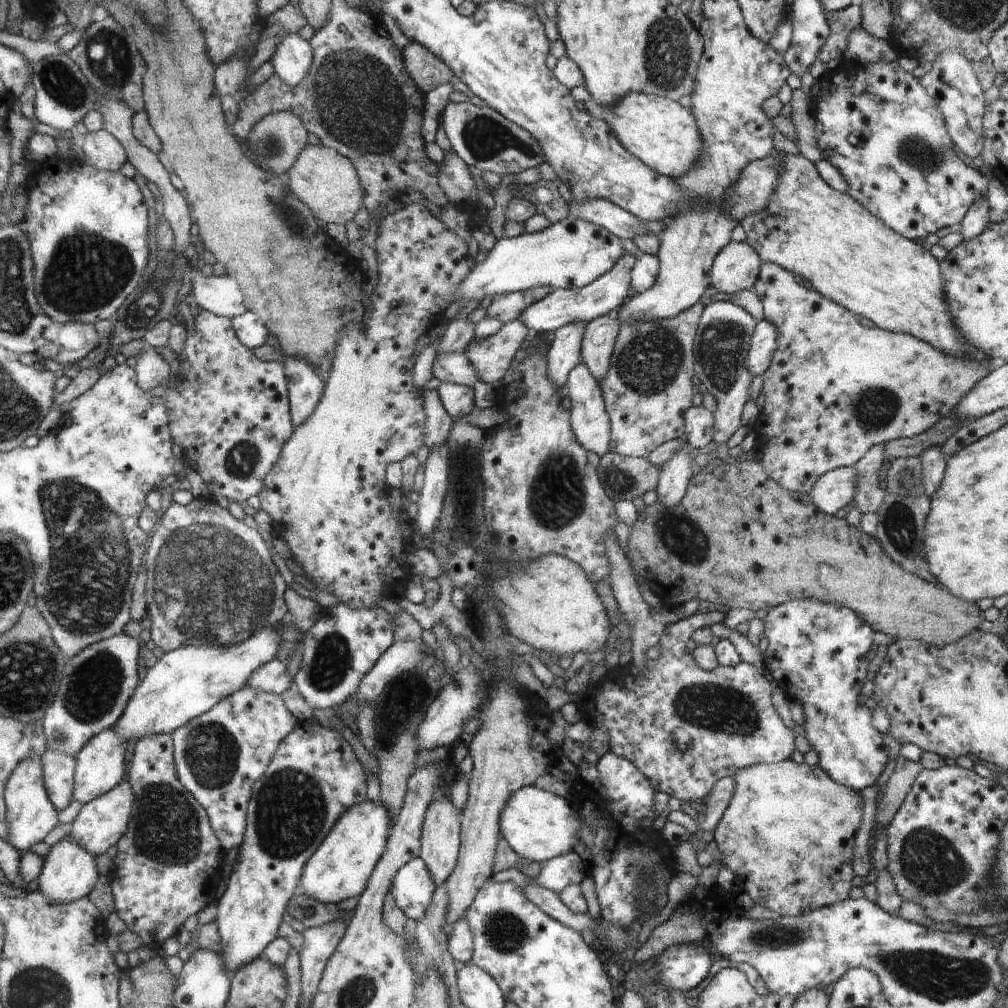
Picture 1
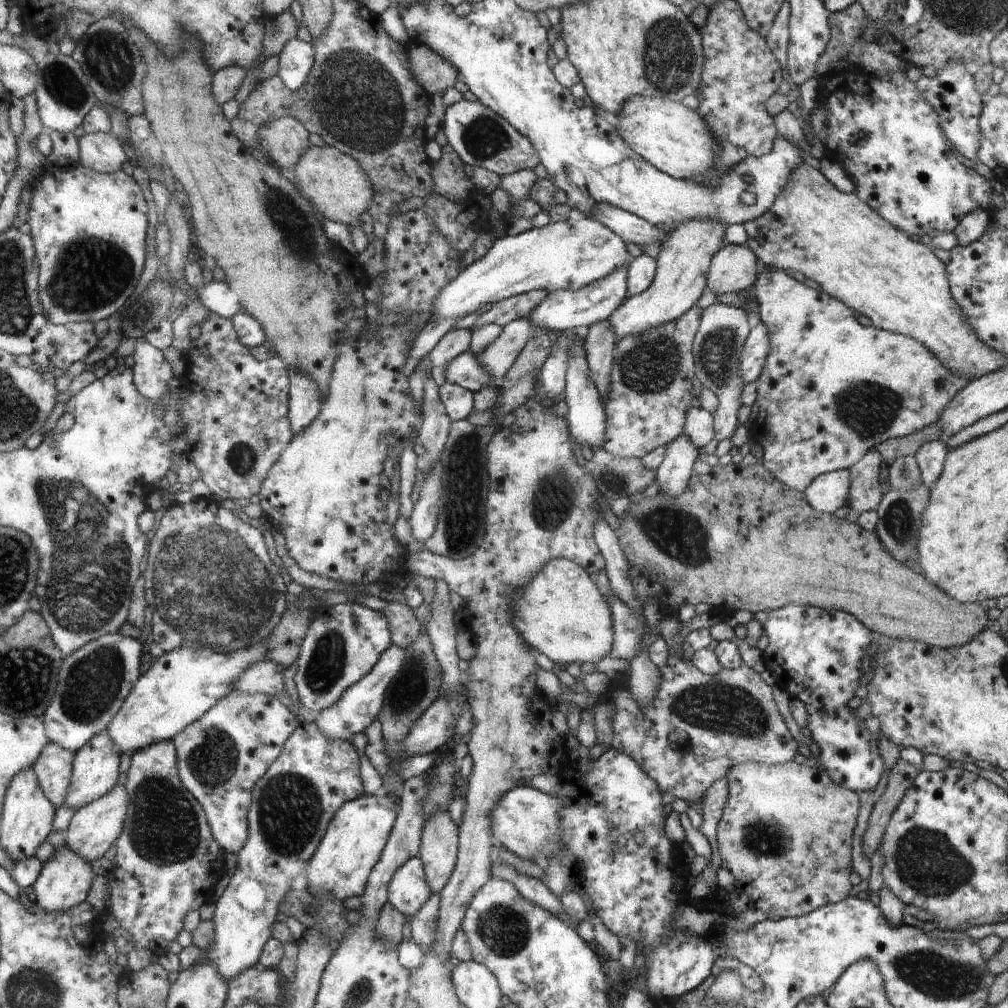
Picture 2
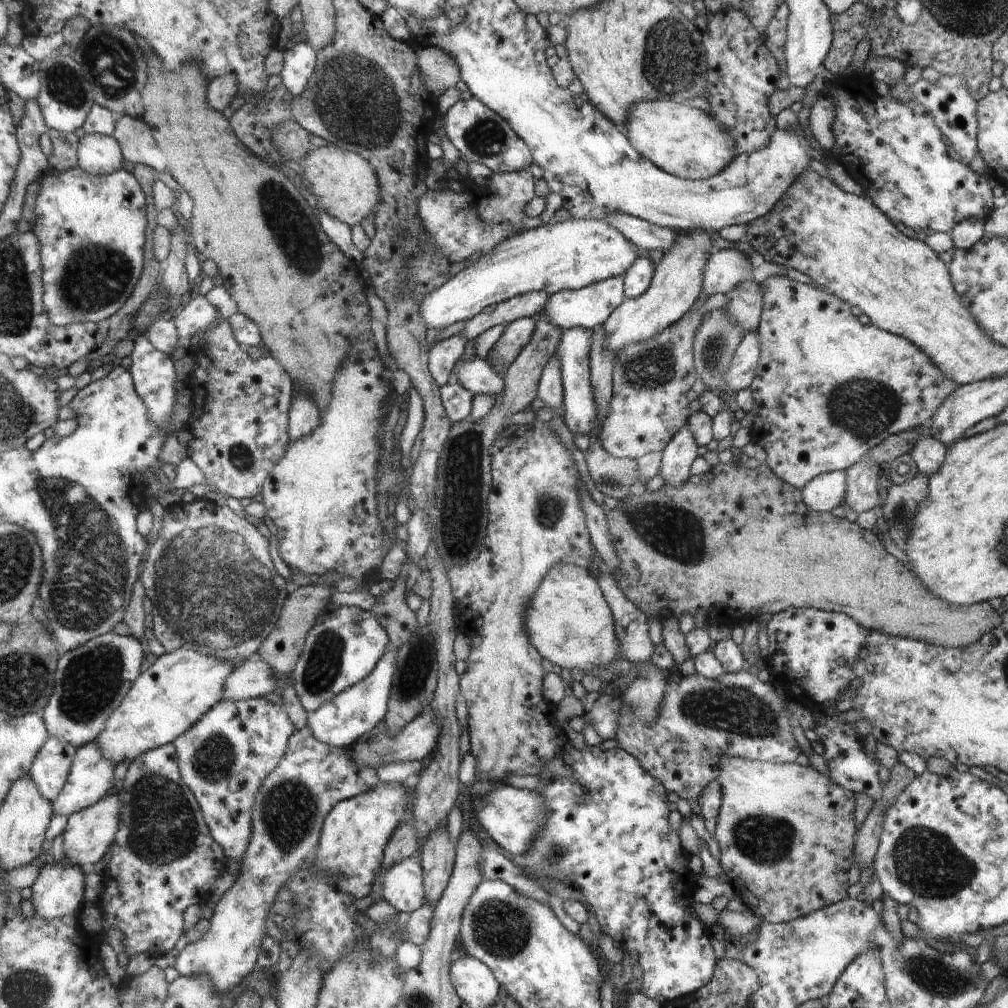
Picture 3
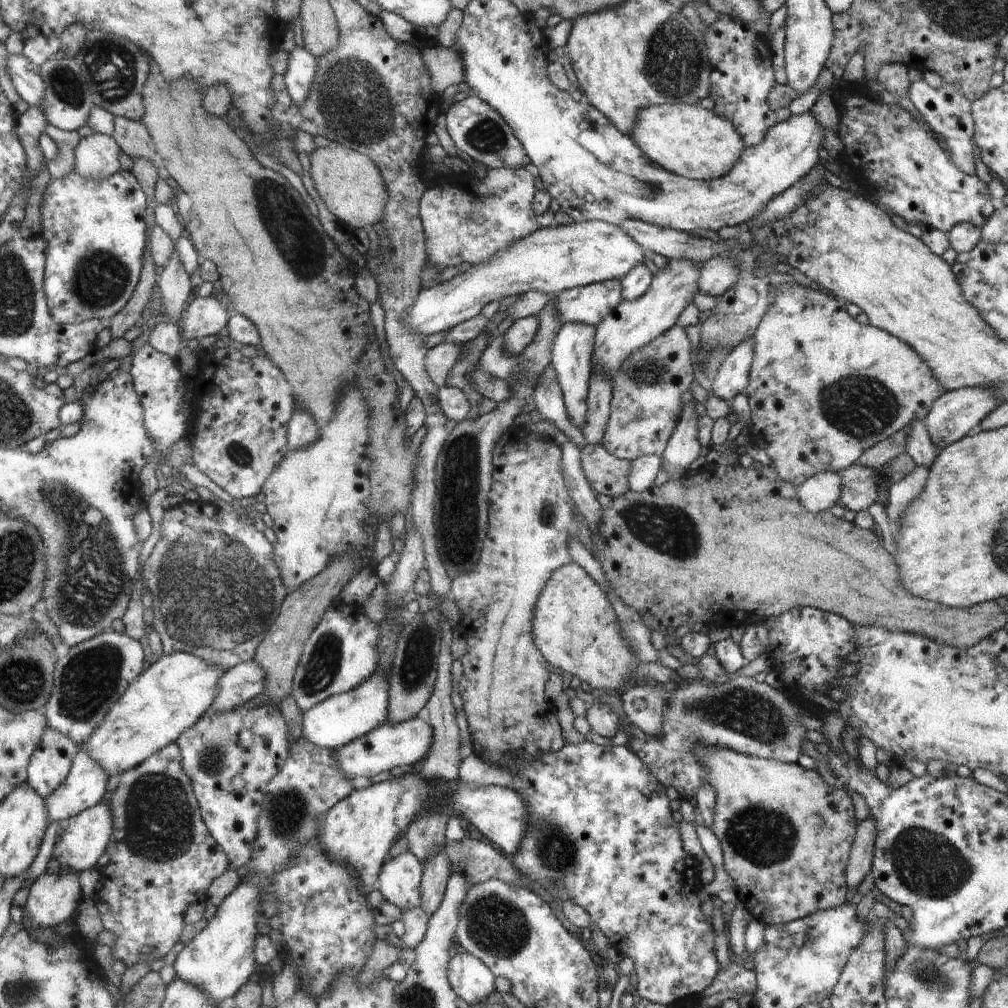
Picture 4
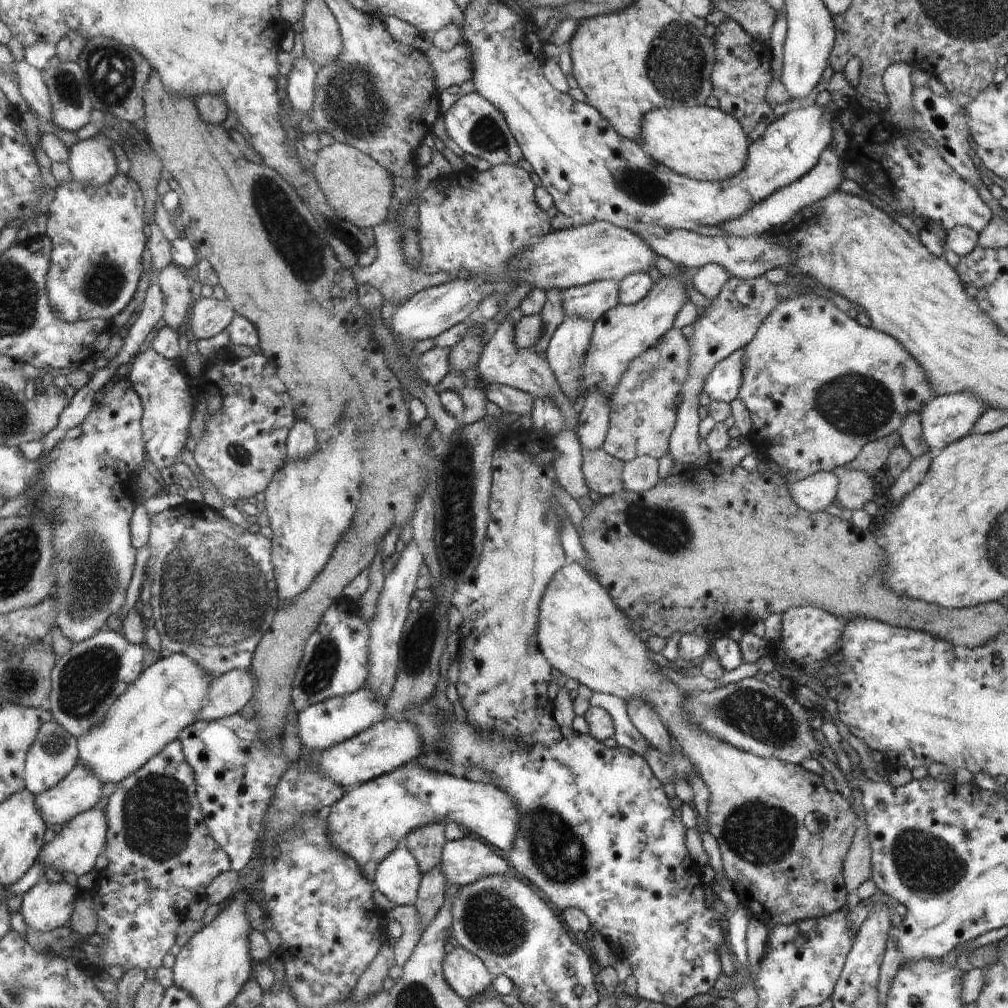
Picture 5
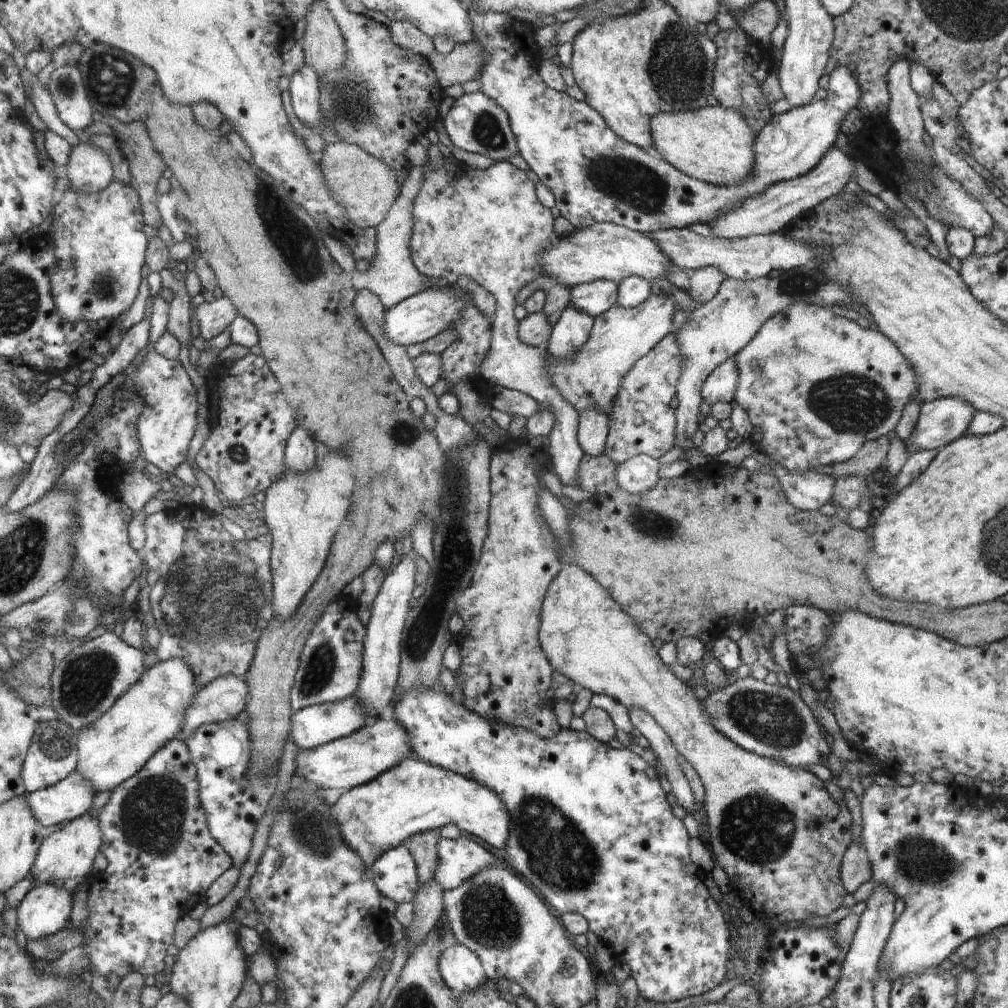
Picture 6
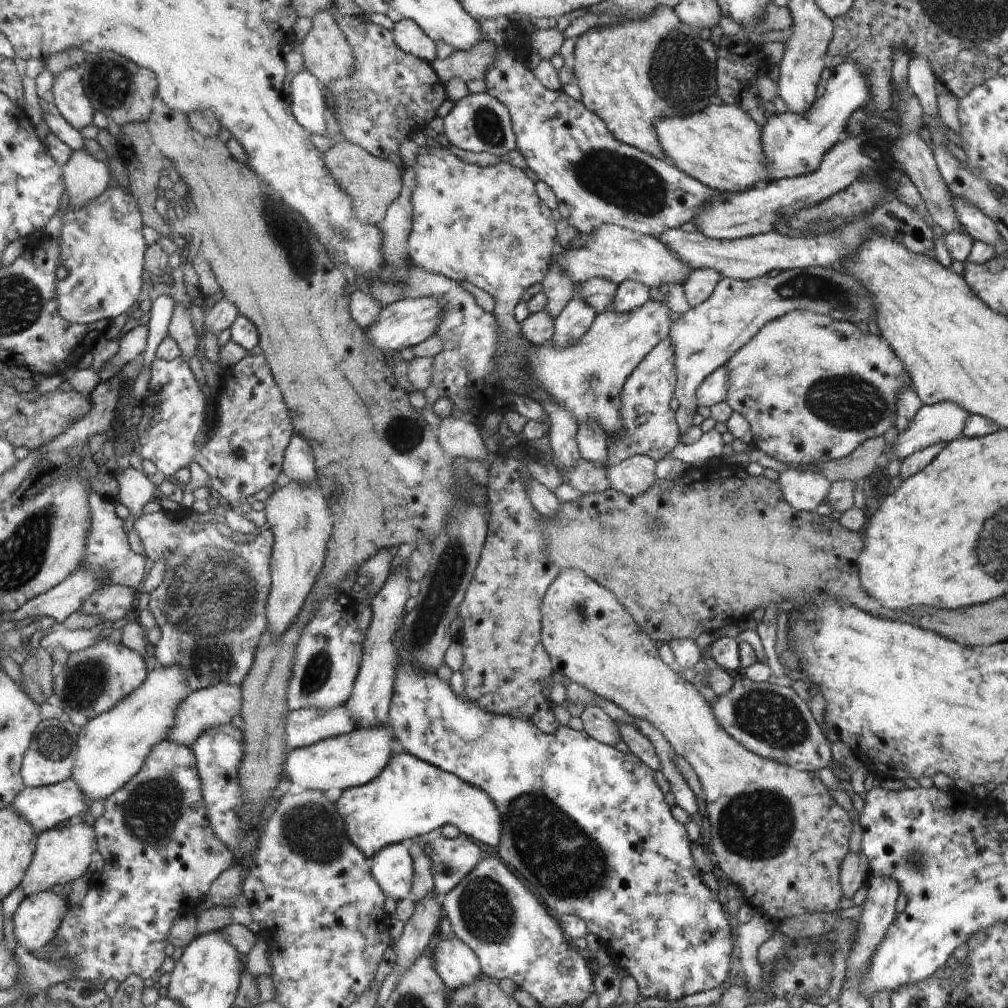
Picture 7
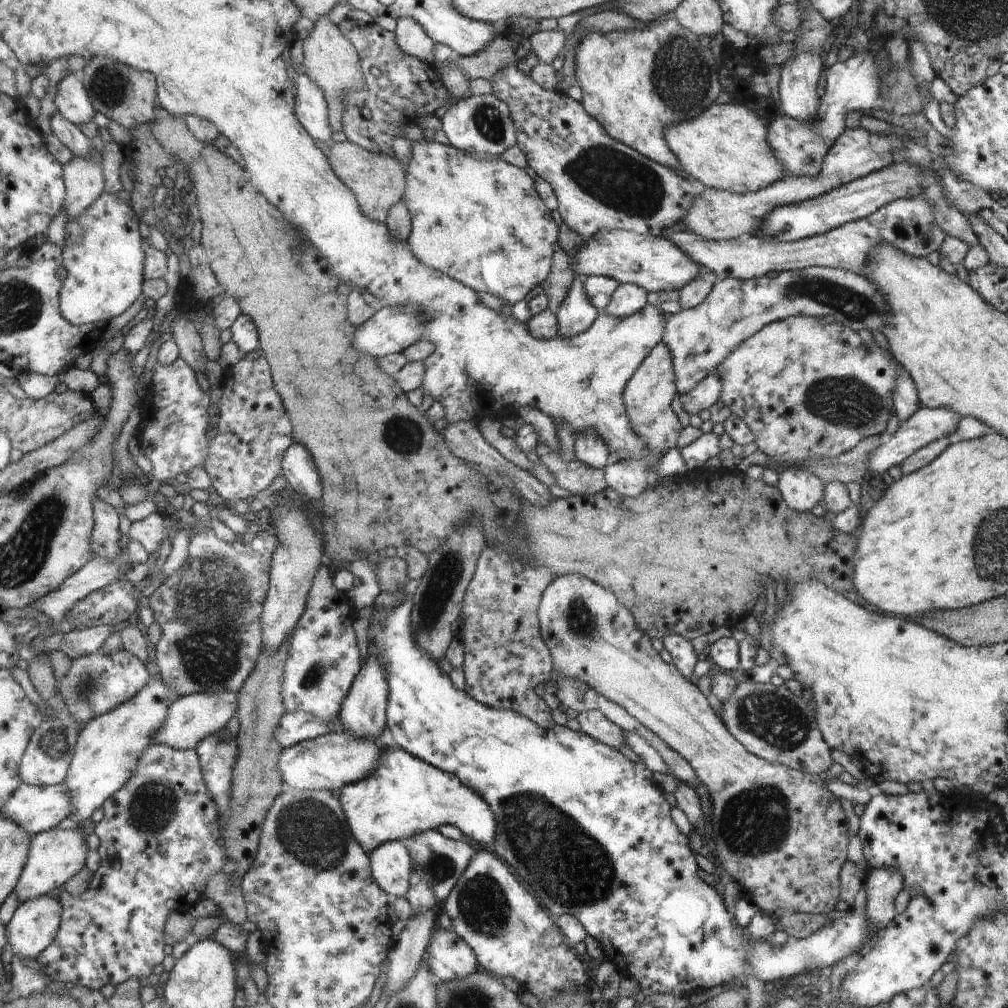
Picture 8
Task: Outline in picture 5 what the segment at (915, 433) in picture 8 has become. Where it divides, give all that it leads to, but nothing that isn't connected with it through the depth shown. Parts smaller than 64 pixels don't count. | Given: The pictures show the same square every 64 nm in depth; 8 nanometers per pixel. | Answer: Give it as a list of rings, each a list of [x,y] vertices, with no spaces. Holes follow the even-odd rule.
[[[960,391],[958,394],[932,397],[920,414],[923,426],[923,442],[933,453],[947,449],[949,445],[960,441],[960,438],[967,437],[974,429],[976,422],[987,410],[988,404],[970,392]]]

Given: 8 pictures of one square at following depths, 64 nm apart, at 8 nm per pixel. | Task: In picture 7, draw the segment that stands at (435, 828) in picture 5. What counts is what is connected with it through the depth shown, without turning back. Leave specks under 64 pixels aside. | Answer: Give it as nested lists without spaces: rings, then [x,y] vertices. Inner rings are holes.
[[[423,837],[413,840],[410,852],[414,857],[414,887],[411,890],[410,900],[415,904],[418,900],[422,900],[428,894],[435,894],[433,886],[432,872],[430,872],[430,858],[424,850],[425,839]]]

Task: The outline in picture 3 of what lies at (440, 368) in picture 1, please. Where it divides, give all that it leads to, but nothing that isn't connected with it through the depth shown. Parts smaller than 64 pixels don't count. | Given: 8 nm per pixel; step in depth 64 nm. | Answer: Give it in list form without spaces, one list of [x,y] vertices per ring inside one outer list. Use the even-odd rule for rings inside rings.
[[[460,359],[453,370],[453,379],[474,396],[488,394],[496,398],[504,392],[504,380],[486,362],[486,359]]]

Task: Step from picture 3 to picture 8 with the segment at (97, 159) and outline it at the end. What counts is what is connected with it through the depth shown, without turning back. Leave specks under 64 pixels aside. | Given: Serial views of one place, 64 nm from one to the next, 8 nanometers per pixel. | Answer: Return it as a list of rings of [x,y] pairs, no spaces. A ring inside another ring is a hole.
[[[74,158],[66,164],[67,201],[64,216],[80,218],[106,191],[106,176],[100,163],[88,158]]]

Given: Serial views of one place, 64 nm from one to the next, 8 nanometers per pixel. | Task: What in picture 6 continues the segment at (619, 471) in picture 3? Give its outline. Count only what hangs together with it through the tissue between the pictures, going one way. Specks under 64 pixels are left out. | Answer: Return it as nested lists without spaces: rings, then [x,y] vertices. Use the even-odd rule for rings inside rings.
[[[605,452],[598,456],[585,454],[578,471],[577,486],[594,495],[611,493],[619,488],[616,464]]]

